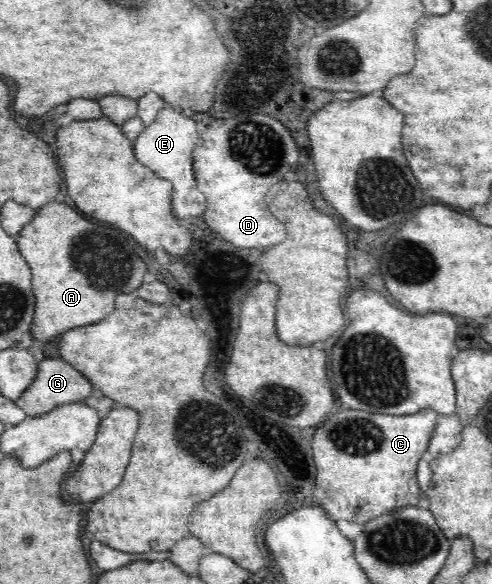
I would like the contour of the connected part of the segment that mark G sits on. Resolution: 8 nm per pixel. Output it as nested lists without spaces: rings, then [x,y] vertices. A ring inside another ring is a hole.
[[[44,358],[39,362],[39,369],[35,381],[25,390],[22,397],[16,404],[29,417],[39,417],[44,413],[53,411],[56,407],[71,403],[83,403],[92,394],[96,393],[90,381],[83,377],[73,366],[63,361],[61,358]]]

